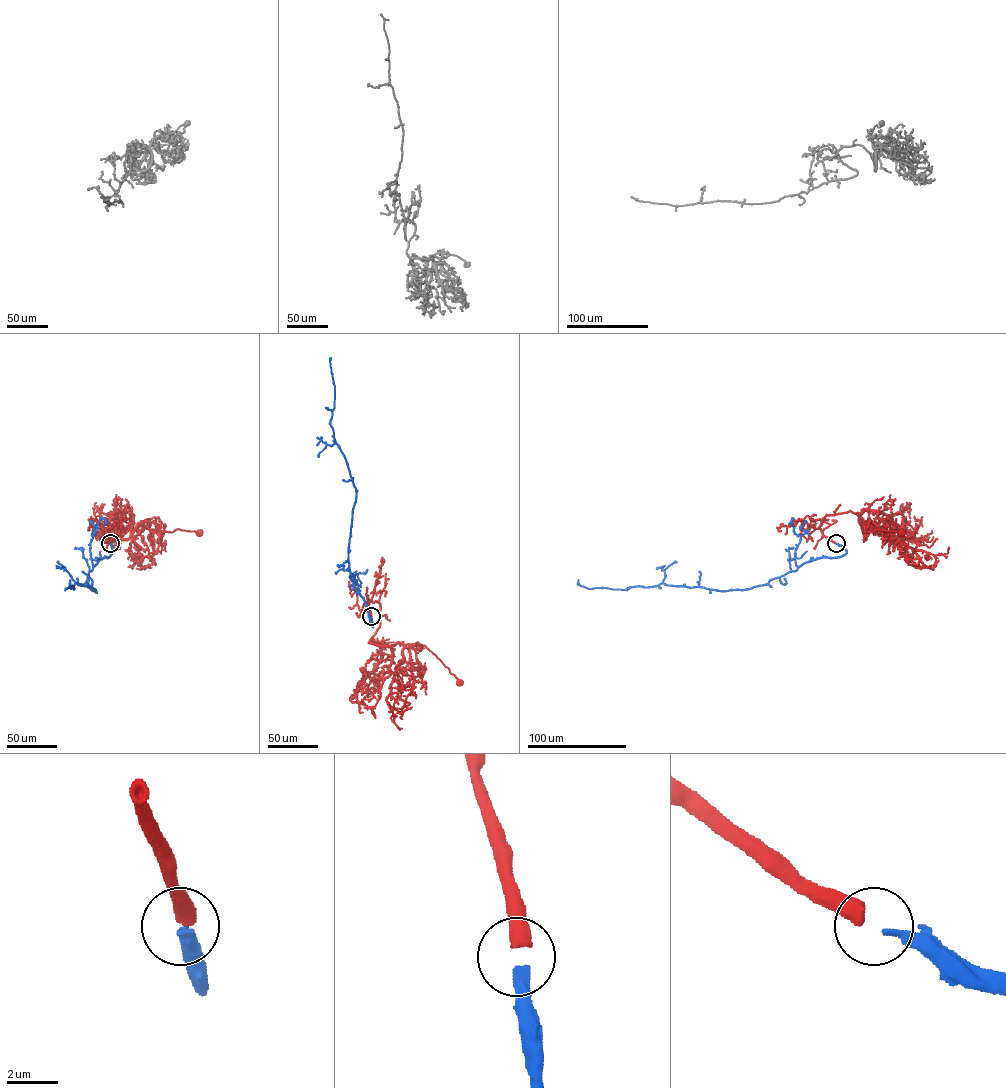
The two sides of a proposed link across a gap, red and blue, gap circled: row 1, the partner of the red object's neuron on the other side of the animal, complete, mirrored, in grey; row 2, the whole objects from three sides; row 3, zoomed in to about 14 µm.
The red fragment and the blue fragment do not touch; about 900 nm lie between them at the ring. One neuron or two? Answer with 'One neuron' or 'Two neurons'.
One neuron

